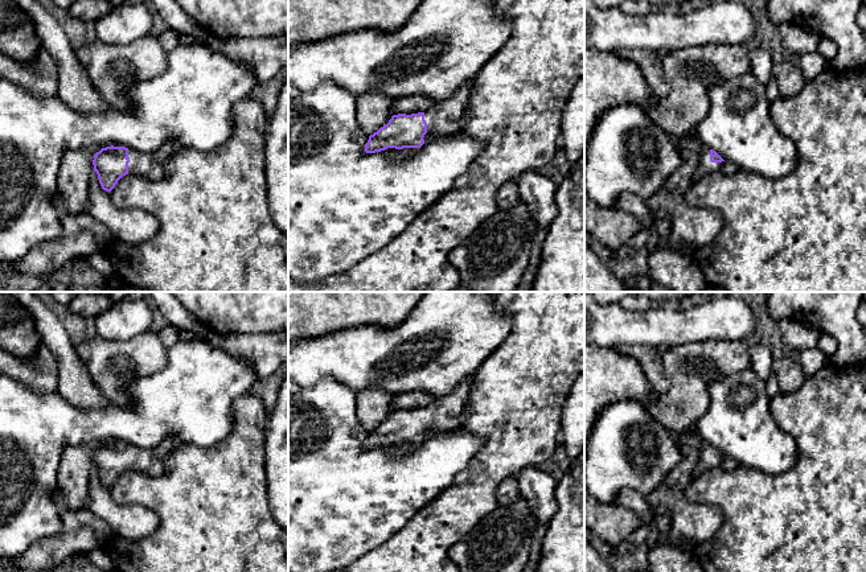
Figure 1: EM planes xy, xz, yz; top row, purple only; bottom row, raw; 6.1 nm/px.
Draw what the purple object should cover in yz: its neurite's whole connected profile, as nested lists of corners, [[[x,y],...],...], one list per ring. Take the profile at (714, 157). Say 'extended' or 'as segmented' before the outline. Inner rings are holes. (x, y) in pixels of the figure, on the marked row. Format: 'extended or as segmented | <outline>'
extended | [[[688,133],[676,139],[678,149],[693,151],[698,155],[695,180],[711,173],[734,173],[739,168],[728,160],[723,160],[715,151],[707,148],[697,136]]]

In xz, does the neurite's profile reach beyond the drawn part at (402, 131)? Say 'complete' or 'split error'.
split error

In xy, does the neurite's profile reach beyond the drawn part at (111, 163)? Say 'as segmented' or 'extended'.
extended

